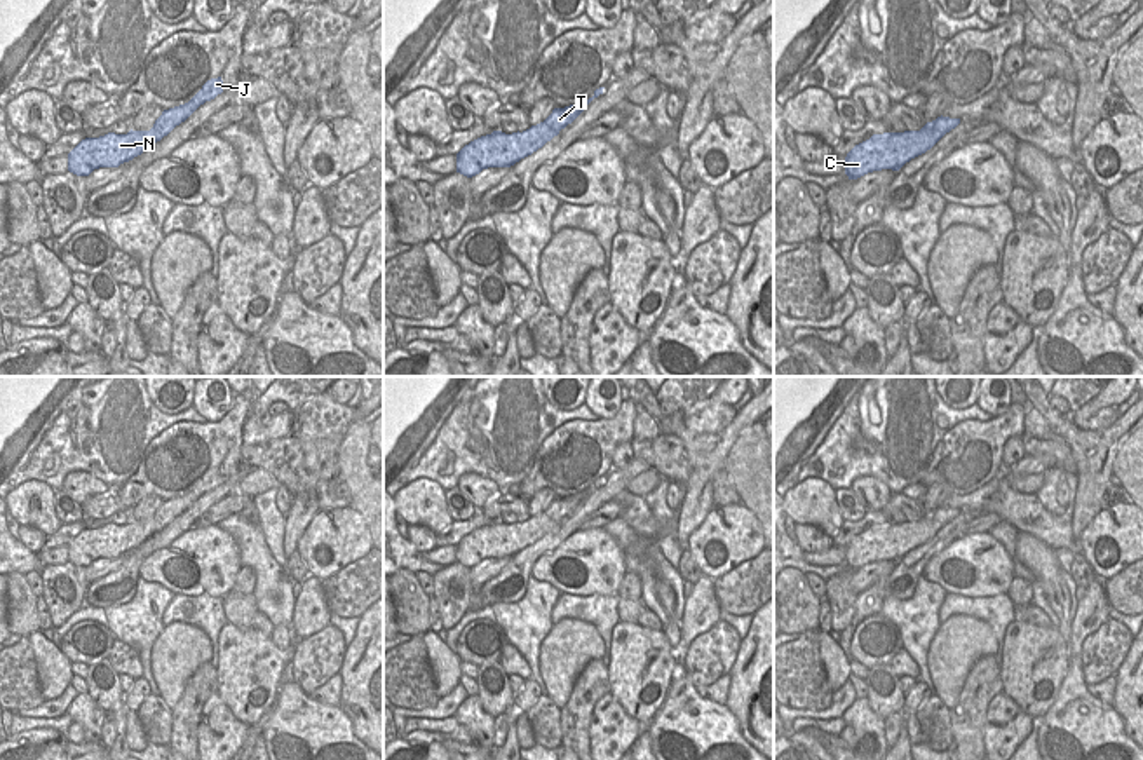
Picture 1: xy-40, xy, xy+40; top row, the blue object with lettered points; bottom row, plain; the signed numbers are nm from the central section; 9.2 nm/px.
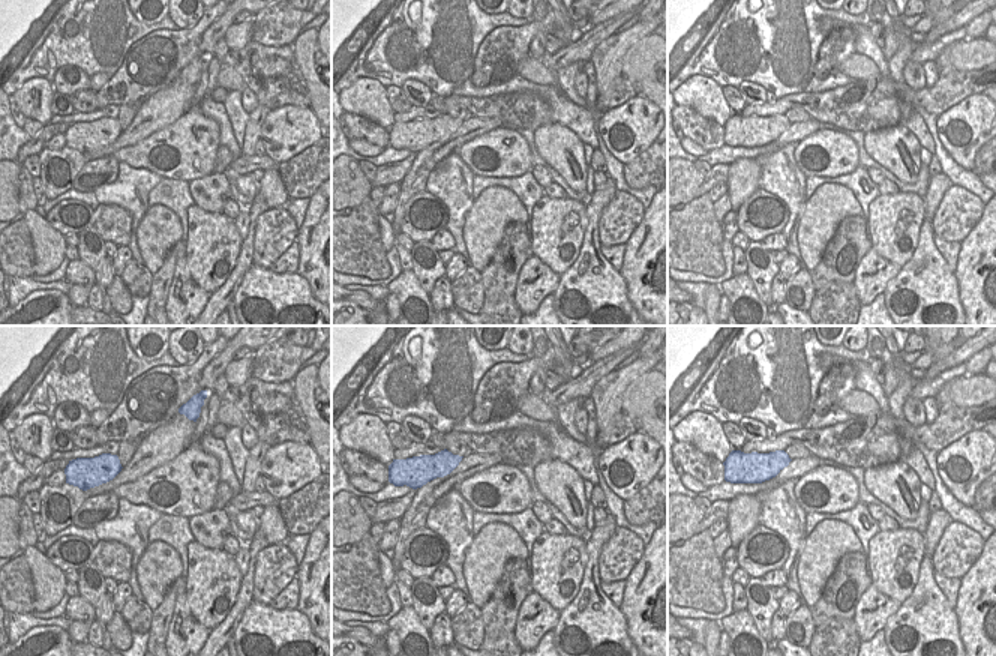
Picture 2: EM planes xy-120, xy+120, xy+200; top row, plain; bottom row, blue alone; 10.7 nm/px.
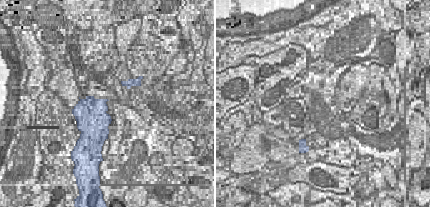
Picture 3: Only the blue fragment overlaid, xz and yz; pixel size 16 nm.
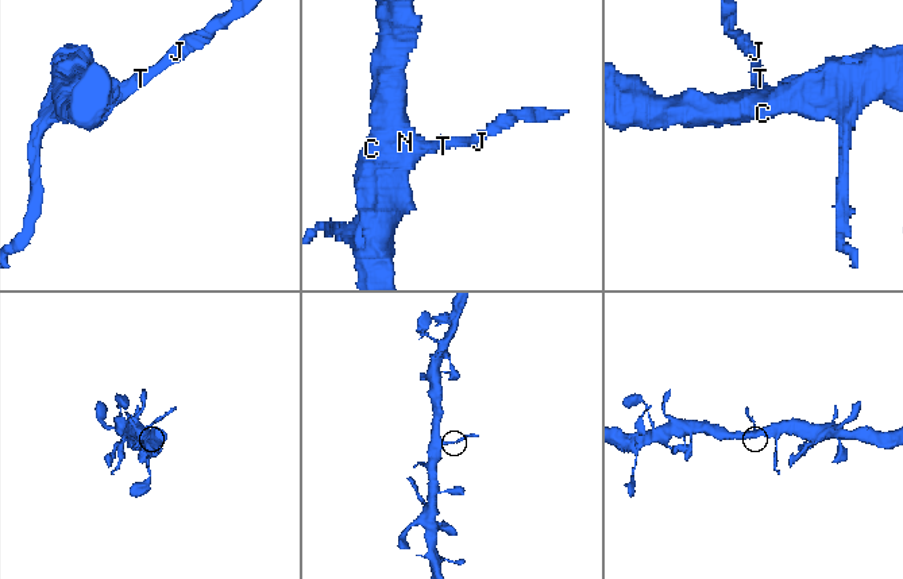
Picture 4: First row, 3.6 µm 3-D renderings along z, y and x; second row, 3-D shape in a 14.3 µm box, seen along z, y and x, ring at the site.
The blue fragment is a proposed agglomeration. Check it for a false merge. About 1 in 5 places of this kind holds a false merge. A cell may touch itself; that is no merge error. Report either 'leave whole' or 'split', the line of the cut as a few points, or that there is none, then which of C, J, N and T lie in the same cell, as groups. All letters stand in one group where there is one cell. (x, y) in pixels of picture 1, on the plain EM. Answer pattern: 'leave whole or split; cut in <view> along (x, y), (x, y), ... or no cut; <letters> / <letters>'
split; cut in xy along (544, 511), (549, 530); C N / J T

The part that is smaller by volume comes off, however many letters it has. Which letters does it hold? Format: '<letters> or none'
J, T

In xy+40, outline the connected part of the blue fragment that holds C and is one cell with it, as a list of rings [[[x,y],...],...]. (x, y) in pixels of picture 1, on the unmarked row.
[[[936,511],[927,512],[920,521],[873,525],[847,544],[845,565],[849,570],[857,570],[873,561],[899,561],[906,553],[925,544],[937,532]]]

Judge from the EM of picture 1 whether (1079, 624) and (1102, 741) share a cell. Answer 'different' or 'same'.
same

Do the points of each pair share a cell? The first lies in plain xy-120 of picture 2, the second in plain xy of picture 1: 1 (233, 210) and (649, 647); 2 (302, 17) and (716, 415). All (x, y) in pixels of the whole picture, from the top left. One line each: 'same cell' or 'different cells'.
1: different cells
2: same cell

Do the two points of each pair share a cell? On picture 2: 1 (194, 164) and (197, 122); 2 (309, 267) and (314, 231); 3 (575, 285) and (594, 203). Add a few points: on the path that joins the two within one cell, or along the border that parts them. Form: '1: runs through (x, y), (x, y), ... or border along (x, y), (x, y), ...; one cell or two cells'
1: runs through (189, 153), (189, 129); one cell
2: runs through (314, 258), (314, 240); one cell
3: runs through (591, 264), (588, 242), (593, 224); one cell

